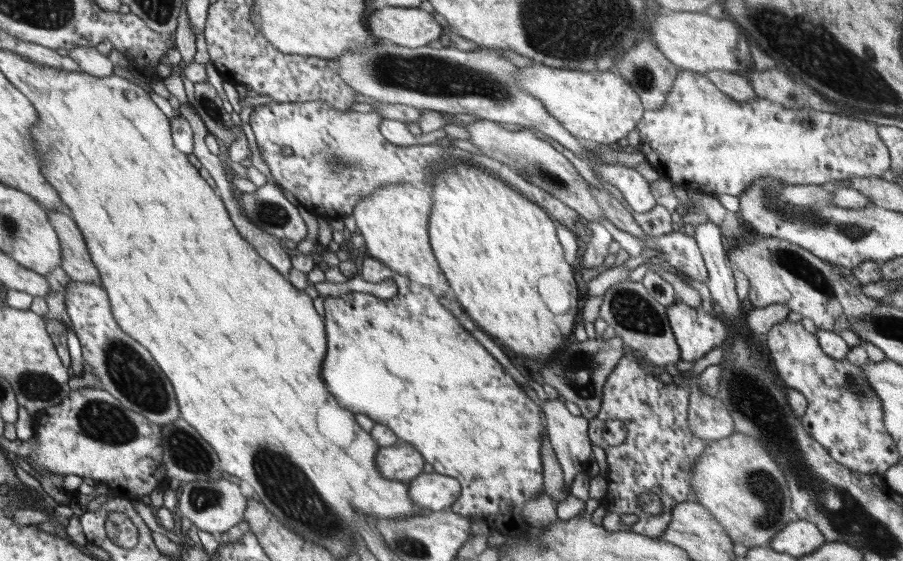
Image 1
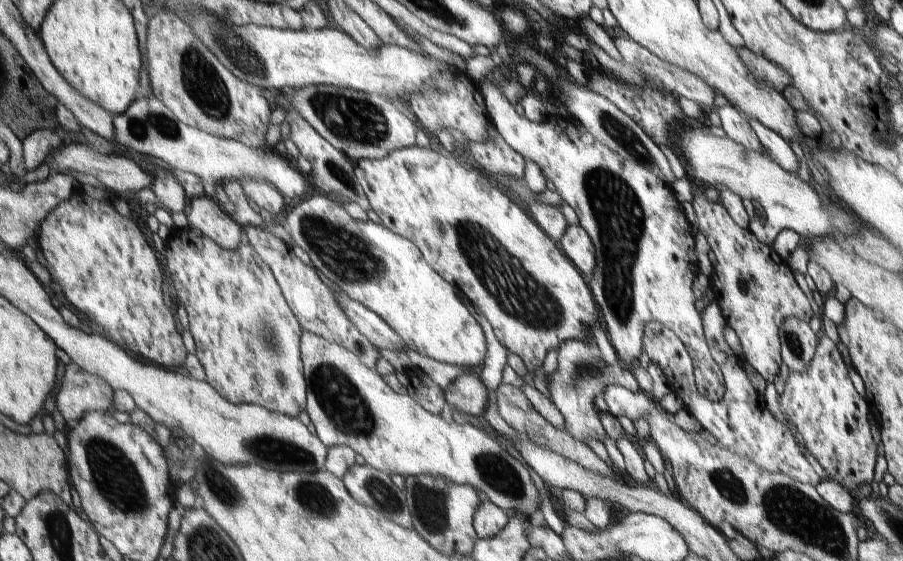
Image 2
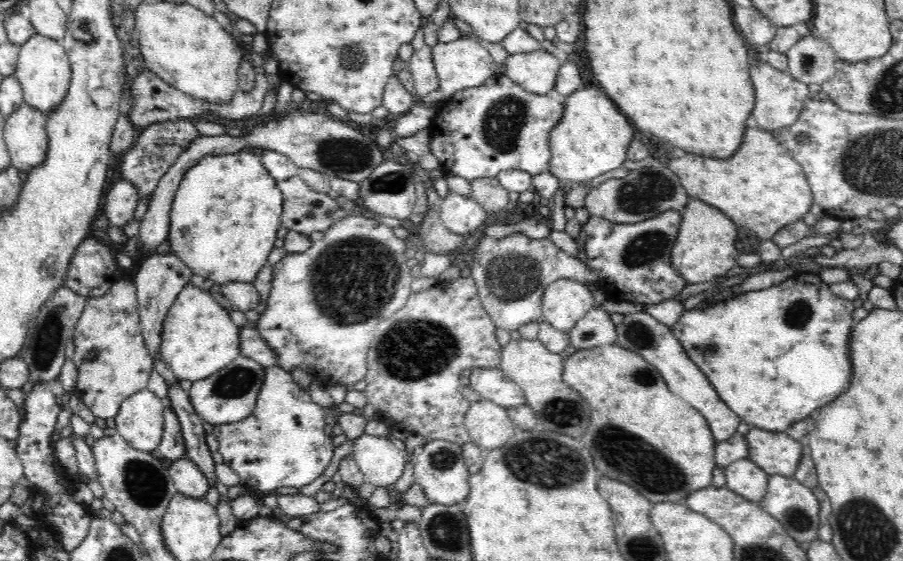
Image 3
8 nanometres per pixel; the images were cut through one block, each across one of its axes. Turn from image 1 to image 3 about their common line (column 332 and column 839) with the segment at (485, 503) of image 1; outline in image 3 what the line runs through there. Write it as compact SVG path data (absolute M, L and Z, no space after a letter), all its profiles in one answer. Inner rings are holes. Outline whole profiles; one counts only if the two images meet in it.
M786 280L766 290L754 290L736 298L712 304L702 310L684 312L670 328L682 342L692 362L708 376L720 400L736 412L742 424L764 432L782 434L790 426L802 422L812 410L828 406L836 392L844 392L848 376L852 376L848 358L848 332L852 326L854 304L832 294L830 286L822 288L816 284L802 284Z

